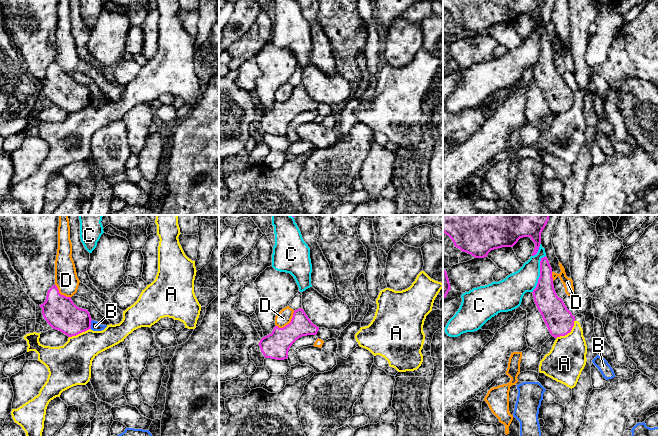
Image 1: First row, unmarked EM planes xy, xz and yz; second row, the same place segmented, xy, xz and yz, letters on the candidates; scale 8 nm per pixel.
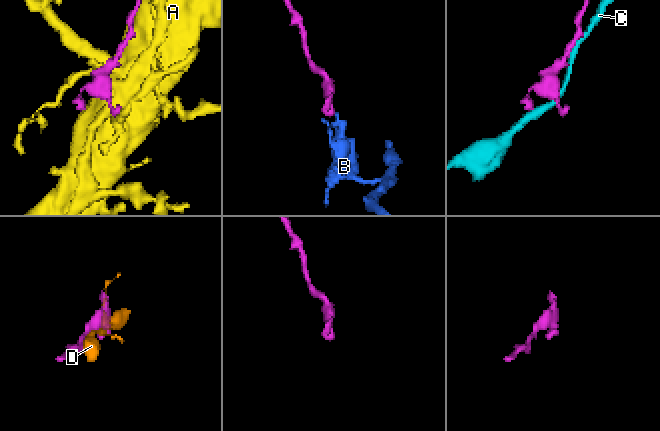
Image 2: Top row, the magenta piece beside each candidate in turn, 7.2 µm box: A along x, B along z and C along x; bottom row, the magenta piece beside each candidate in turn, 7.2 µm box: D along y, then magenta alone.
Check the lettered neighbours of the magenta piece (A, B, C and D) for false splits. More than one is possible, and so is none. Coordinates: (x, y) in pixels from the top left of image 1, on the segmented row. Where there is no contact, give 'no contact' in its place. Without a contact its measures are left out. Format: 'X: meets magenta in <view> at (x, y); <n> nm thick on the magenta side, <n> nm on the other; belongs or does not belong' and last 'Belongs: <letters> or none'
A: meets magenta in yz at (568, 332); 220 nm thick on the magenta side, 300 nm on the other; does not belong
B: meets magenta in xy at (90, 324); 260 nm thick on the magenta side, 80 nm on the other; does not belong
C: meets magenta in yz at (540, 274); 190 nm thick on the magenta side, 200 nm on the other; does not belong
D: meets magenta in xz at (289, 323); 220 nm thick on the magenta side, 120 nm on the other; does not belong
Belongs: none

